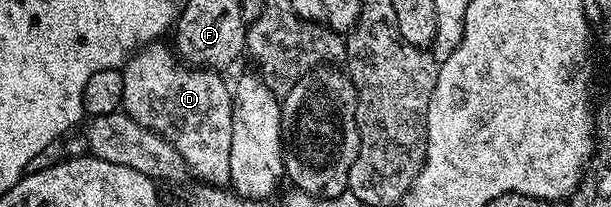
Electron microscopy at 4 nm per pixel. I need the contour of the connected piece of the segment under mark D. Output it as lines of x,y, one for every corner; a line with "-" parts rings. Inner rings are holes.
157,40
149,42
147,46
141,46
122,67
124,76
124,104
122,107
123,113
128,114
138,124
142,124
146,128
150,128
154,132
158,132
166,140
170,140
170,144
174,144
174,148
178,148
178,156
182,156
182,160
186,160
189,171
193,175
196,174
201,183
210,186
227,187
230,183
230,132
232,131
232,95
233,91
219,78
217,71
212,68
185,68
183,65
176,66
178,63
177,55
174,53
171,45
163,46
163,41

